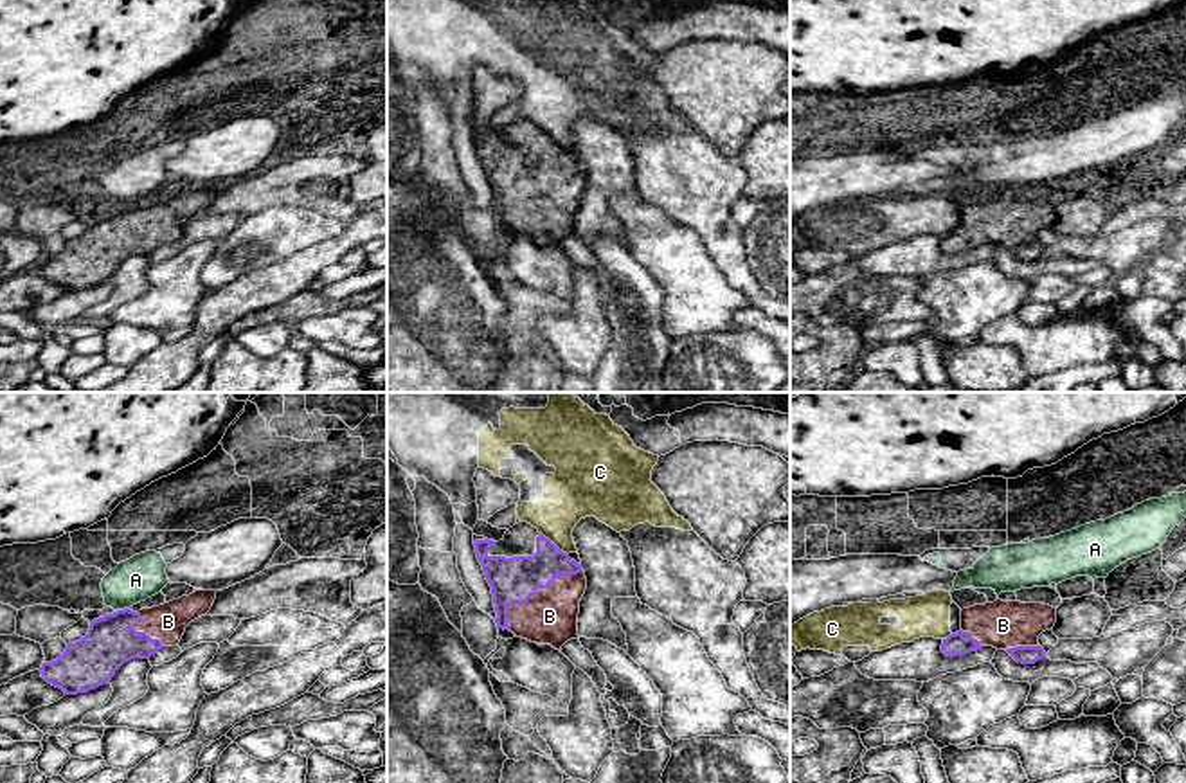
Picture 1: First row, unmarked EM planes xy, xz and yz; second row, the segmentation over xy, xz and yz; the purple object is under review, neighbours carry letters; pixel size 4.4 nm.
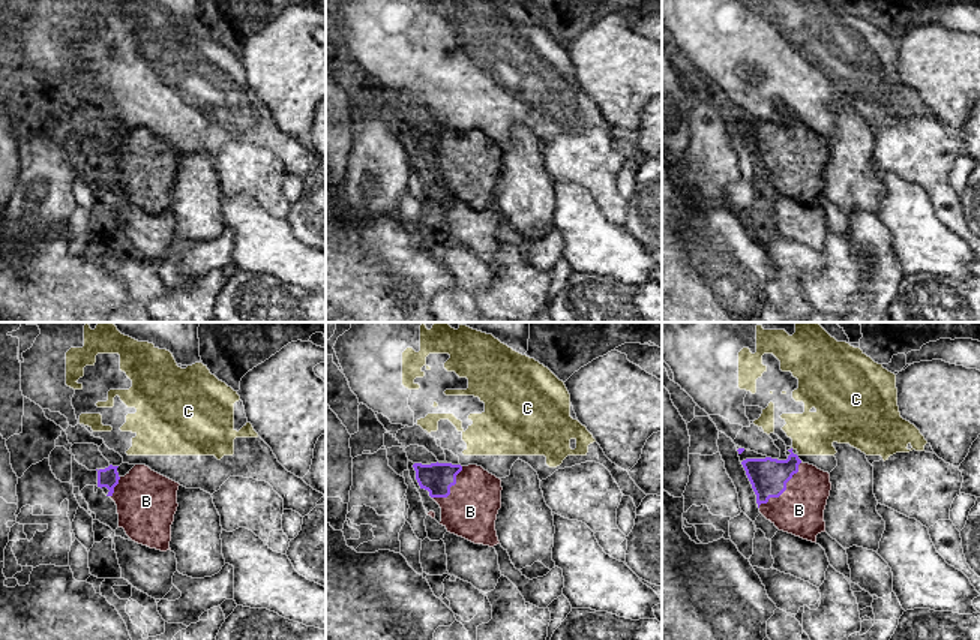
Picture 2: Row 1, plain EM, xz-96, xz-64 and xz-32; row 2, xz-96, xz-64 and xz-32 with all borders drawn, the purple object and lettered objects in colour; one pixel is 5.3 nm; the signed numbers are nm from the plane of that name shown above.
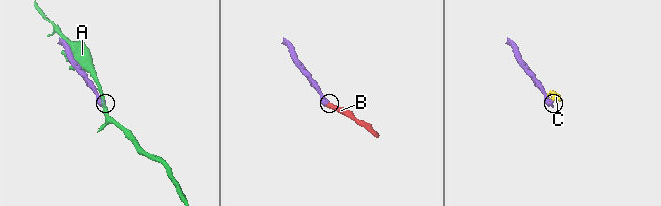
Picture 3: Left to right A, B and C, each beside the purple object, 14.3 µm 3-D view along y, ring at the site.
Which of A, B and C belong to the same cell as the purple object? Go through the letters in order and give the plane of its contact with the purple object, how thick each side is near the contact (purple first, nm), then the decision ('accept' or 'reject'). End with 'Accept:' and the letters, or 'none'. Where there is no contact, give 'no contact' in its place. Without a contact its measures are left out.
A: meets purple in xy; 220 nm thick on the purple side, 200 nm on the other; reject
B: meets purple in xz; 200 nm thick on the purple side, 240 nm on the other; accept
C: meets purple in xz; 200 nm thick on the purple side, 240 nm on the other; reject
Accept: B

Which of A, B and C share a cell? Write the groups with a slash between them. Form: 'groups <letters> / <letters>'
groups A / B / C

